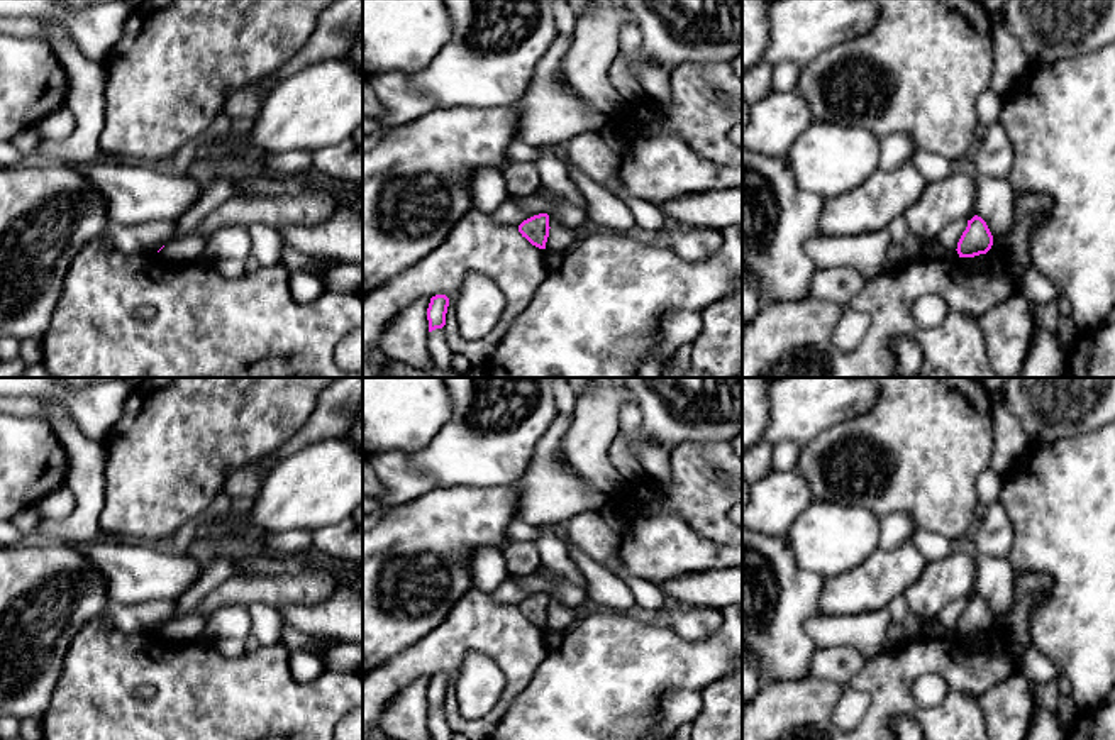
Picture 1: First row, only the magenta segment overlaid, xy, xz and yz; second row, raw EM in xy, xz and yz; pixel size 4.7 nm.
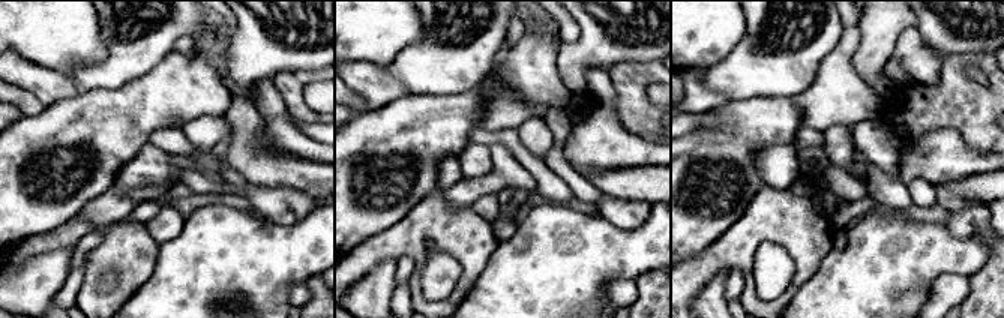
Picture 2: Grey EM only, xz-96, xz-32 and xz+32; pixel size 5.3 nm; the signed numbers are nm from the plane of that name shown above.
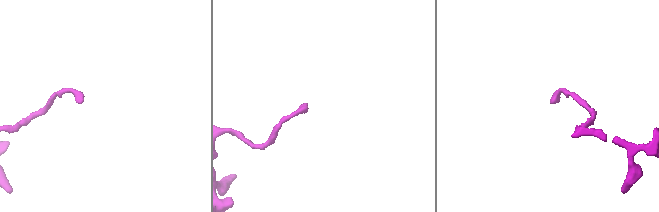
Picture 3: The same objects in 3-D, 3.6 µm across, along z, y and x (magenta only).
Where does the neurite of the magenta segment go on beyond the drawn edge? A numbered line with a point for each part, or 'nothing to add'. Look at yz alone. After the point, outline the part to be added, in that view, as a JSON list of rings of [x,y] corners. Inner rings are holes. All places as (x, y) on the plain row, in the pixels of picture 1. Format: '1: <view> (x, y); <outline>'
nothing to add

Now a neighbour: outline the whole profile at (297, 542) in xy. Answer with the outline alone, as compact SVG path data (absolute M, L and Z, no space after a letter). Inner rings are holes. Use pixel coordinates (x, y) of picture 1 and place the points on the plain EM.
M291 530L285 533L268 533L261 537L261 549L266 555L303 555L312 547L312 530Z

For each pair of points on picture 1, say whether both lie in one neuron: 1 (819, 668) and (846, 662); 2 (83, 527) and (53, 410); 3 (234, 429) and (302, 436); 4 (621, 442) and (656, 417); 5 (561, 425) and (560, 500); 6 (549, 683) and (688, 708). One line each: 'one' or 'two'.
1: one
2: one
3: two
4: one
5: one
6: two

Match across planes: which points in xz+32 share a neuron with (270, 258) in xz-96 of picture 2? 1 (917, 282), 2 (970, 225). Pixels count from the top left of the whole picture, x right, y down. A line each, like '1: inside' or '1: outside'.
1: inside
2: outside

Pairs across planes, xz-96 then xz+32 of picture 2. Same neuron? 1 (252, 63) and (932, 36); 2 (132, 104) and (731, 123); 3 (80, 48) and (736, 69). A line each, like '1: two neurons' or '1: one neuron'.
1: one neuron
2: one neuron
3: two neurons

